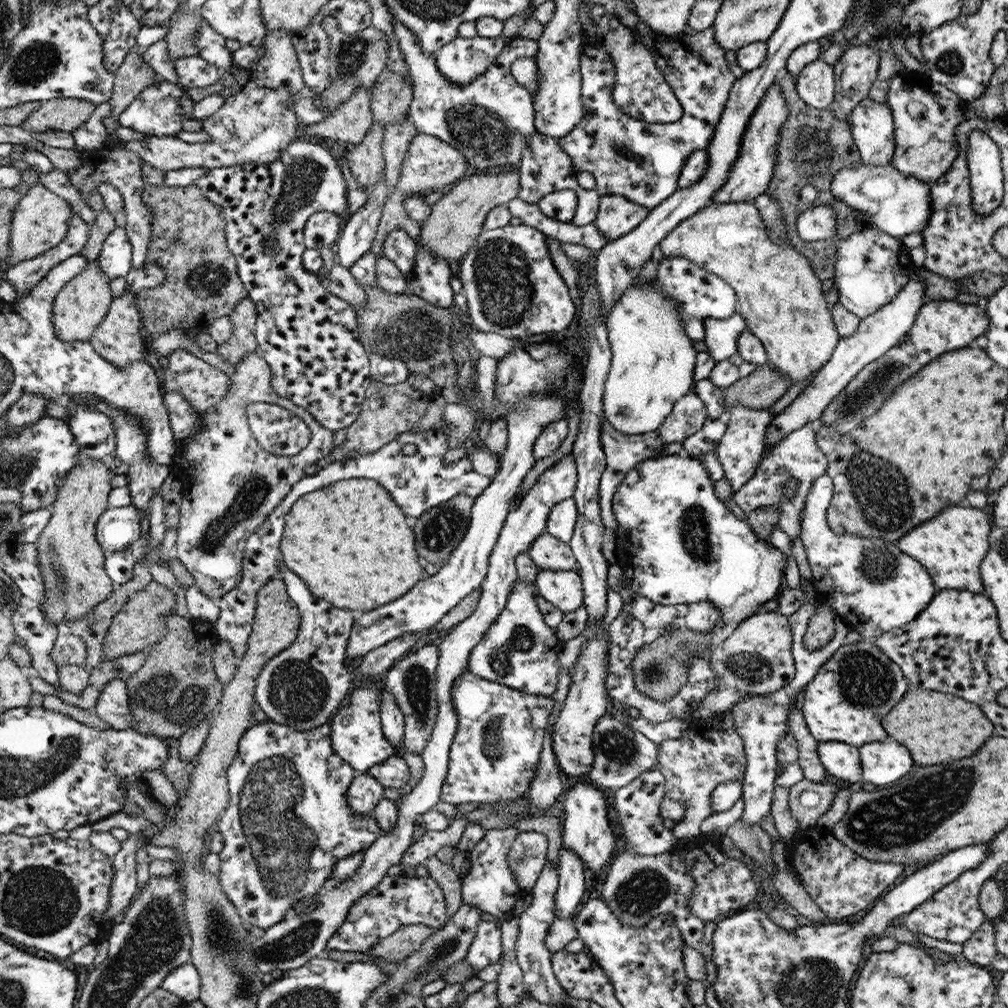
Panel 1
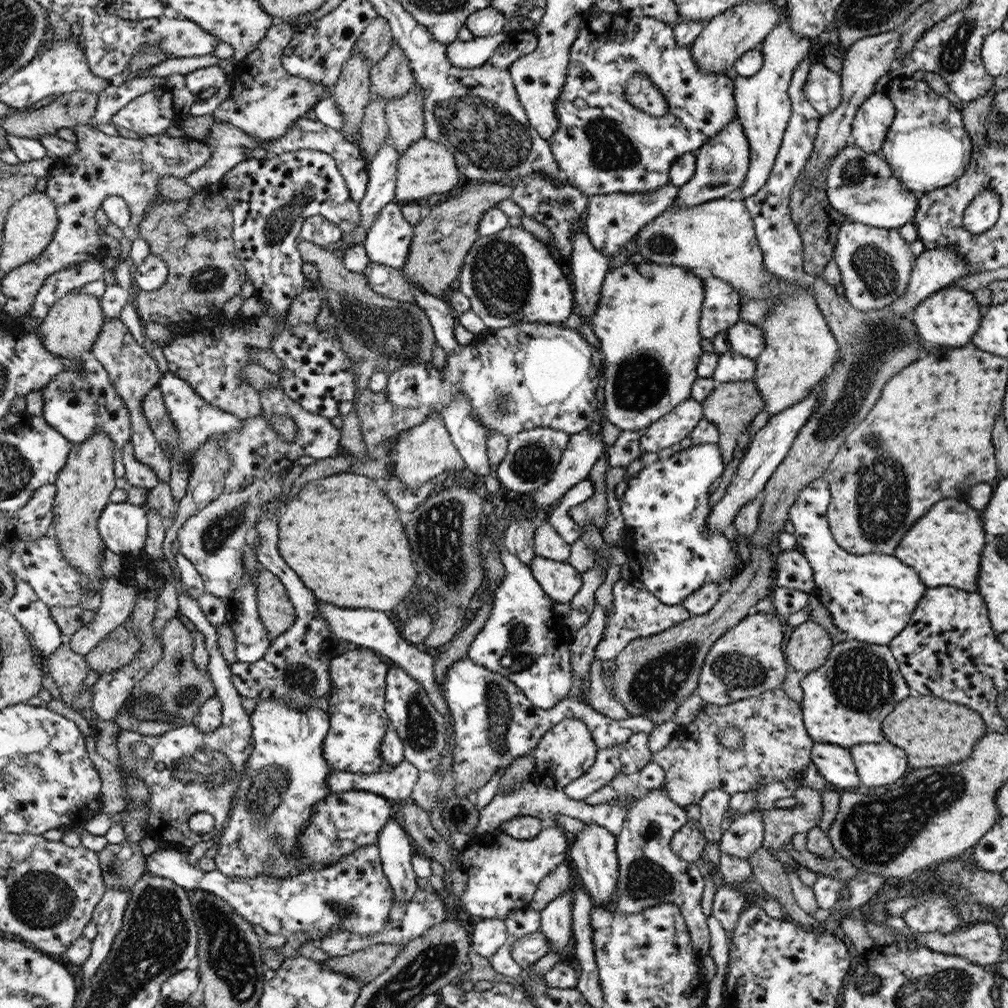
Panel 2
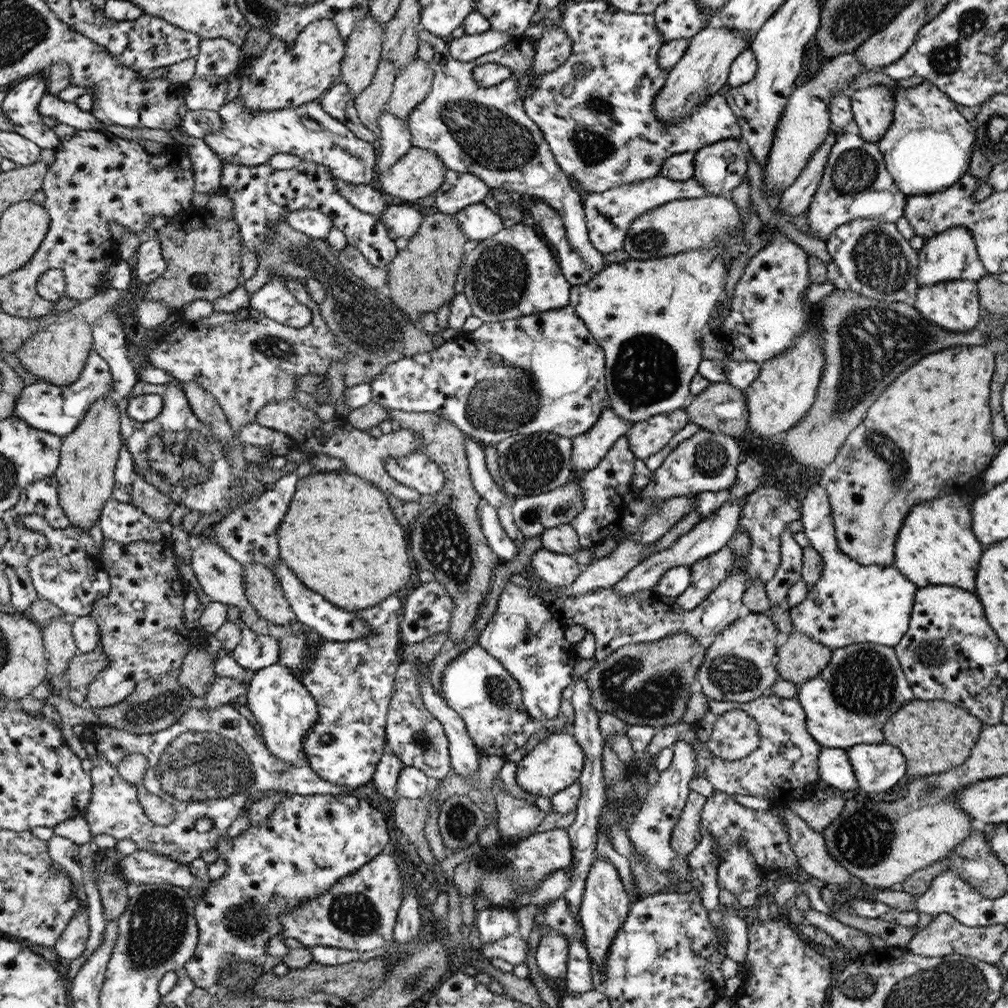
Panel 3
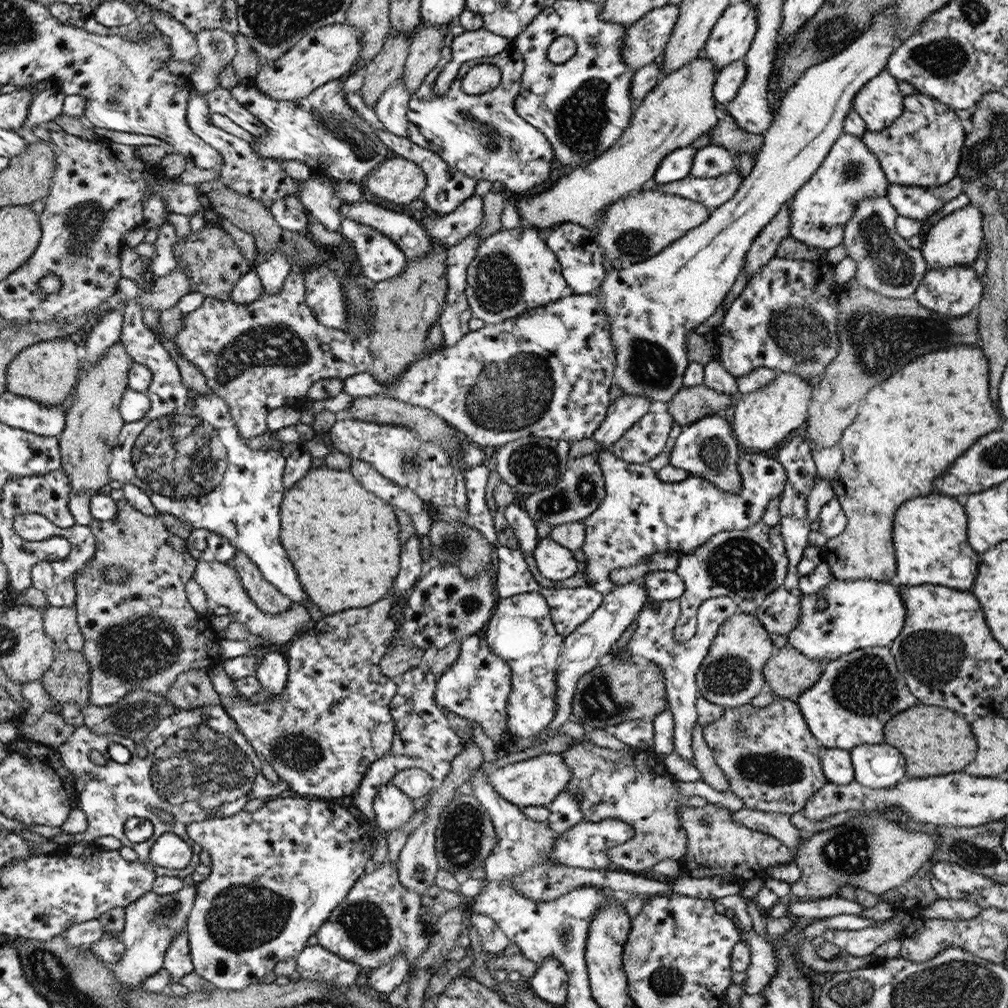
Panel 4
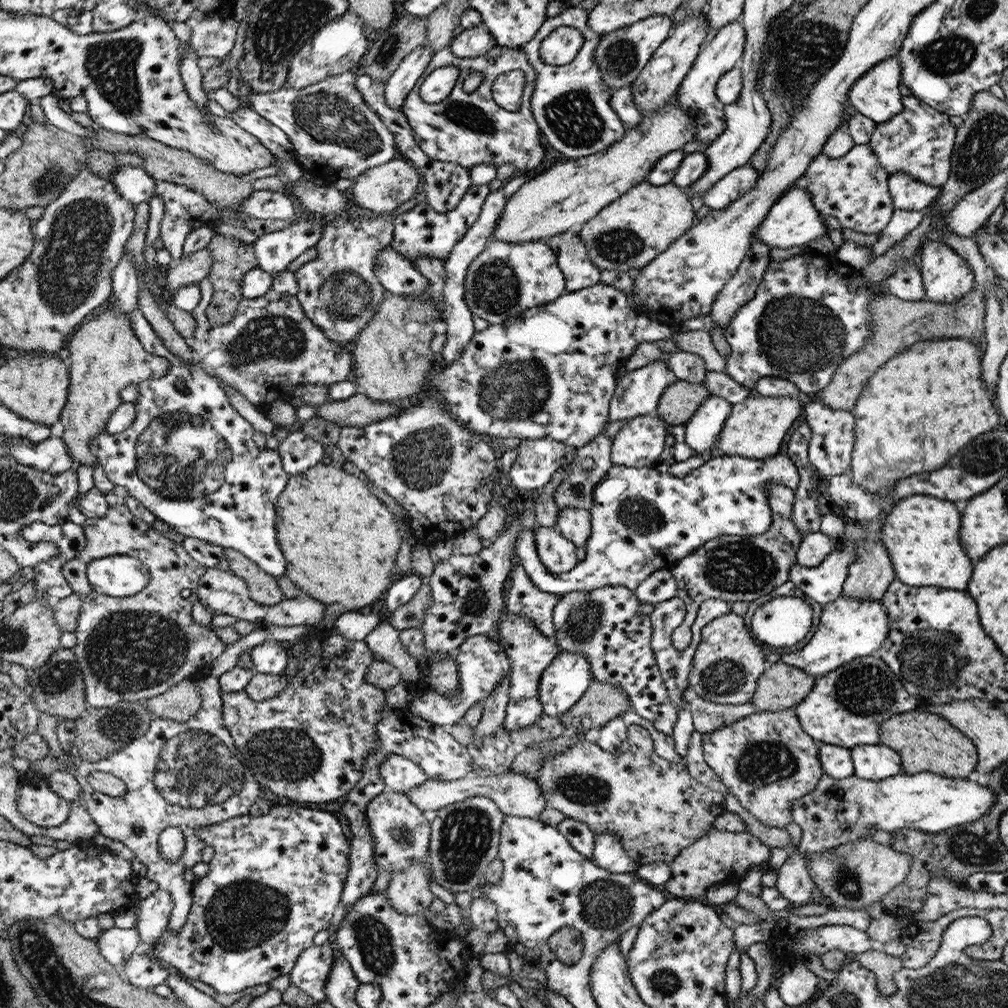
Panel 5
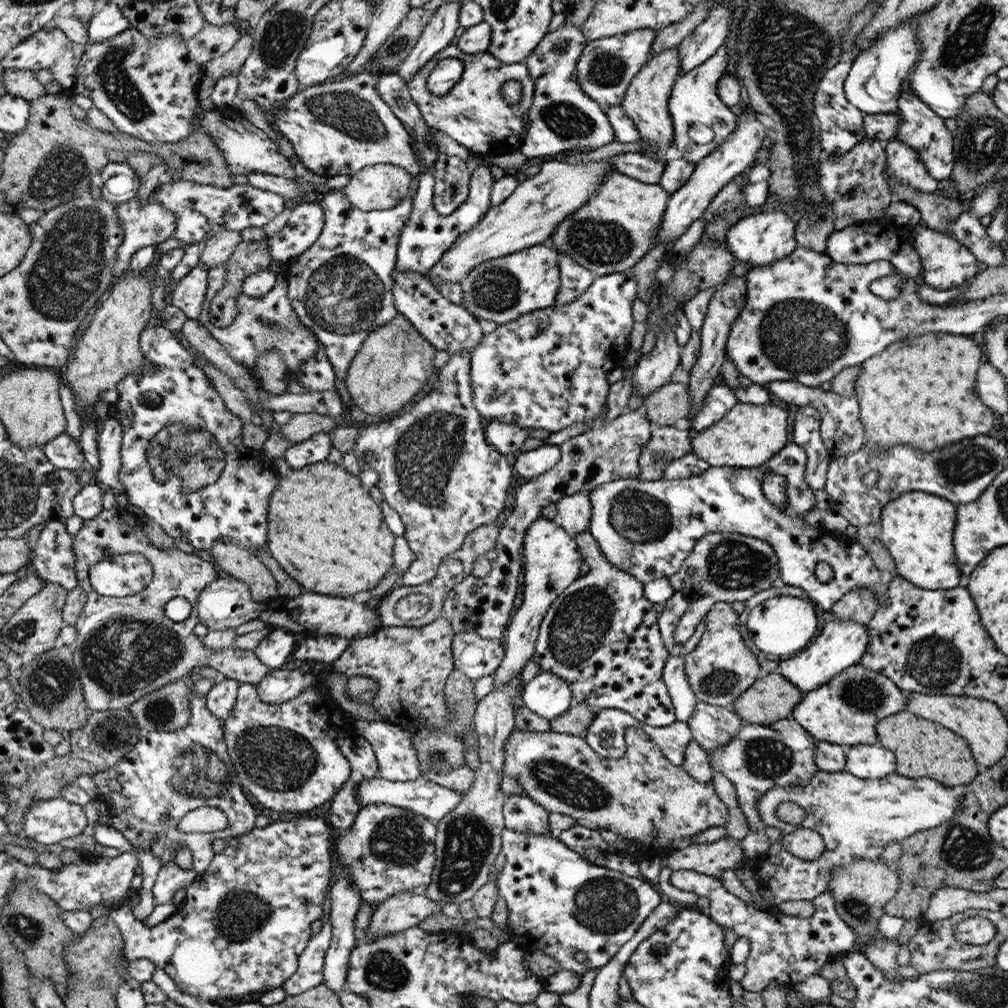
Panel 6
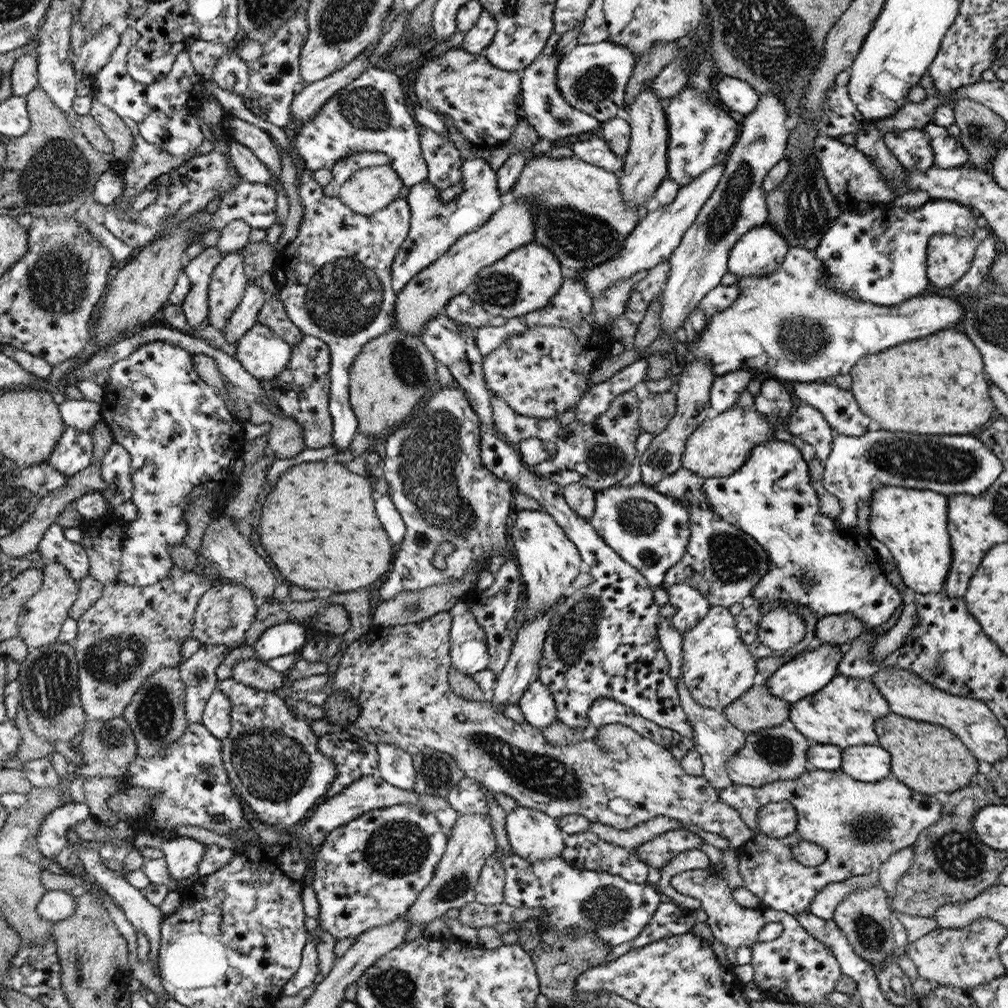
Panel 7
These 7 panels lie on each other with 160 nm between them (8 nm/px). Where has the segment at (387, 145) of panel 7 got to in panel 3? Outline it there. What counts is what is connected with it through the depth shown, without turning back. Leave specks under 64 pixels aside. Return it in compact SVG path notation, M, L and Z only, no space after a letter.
M240 94L218 111L224 122L222 130L208 134L204 142L219 156L220 162L230 164L262 165L276 154L292 154L301 160L311 160L333 170L337 180L352 186L375 184L377 147L361 140L352 130L330 116L322 108L321 100L295 109L250 114L242 106Z

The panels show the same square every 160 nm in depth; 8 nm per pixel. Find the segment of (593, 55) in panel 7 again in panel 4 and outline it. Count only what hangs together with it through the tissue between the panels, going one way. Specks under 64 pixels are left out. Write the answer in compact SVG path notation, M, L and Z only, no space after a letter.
M668 4L654 8L629 25L625 47L621 50L623 62L637 71L659 58L669 41L678 15L679 5Z

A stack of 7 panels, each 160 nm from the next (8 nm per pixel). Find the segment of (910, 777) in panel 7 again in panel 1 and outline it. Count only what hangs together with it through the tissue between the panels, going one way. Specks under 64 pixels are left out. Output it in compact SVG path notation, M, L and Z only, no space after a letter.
M909 690L892 708L882 726L886 732L904 744L914 762L922 766L954 762L972 756L982 744L994 736L993 723L981 708L968 700L934 690Z

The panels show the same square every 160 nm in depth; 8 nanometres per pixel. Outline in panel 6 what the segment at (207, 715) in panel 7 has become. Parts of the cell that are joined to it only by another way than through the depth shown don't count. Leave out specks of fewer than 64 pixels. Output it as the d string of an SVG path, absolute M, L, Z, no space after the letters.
M221 678L207 692L206 699L210 711L218 721L224 722L233 711L240 682L233 678Z

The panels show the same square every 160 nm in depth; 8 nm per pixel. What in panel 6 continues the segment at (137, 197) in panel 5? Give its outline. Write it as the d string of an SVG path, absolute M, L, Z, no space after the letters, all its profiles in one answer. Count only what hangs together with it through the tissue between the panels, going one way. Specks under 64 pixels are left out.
M109 162L98 178L102 198L113 203L123 203L136 197L140 190L140 179L127 162Z

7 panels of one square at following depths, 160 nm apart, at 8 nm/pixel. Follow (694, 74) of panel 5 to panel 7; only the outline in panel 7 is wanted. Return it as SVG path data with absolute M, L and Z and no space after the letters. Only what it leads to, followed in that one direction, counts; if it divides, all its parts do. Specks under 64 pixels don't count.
M689 84L665 105L668 131L670 131L667 178L679 186L688 185L695 177L727 160L739 136L738 123L728 110L721 108L717 102Z

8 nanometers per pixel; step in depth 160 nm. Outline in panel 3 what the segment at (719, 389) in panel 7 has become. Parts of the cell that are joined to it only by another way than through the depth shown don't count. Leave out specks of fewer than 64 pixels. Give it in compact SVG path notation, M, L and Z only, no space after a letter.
M700 428L695 435L673 447L660 468L653 471L651 481L640 491L640 498L651 505L688 493L729 490L737 479L740 454L743 453L738 438Z

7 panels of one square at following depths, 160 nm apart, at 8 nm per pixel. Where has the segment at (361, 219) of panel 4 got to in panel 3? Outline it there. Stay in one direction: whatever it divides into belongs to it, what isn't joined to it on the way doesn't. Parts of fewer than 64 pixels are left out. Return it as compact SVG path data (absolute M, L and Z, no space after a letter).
M388 204L381 214L381 220L387 230L393 232L394 237L406 243L420 228L424 214L423 209L417 204Z

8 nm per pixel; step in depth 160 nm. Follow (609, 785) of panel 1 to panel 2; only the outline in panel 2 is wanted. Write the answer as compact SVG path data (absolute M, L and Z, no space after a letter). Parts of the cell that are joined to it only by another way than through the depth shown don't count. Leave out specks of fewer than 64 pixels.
M644 733L636 734L630 736L626 742L598 749L594 764L586 773L566 785L563 791L572 800L585 800L617 774L635 778L650 762L649 736Z

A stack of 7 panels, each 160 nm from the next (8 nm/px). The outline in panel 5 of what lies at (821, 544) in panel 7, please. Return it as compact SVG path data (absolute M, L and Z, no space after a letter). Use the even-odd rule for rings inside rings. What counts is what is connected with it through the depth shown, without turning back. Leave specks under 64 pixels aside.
M777 453L760 460L744 456L714 455L689 475L675 477L661 473L653 467L628 468L614 464L593 490L591 535L586 541L586 557L574 568L562 574L552 574L541 562L535 551L533 530L523 526L516 547L516 559L525 568L530 581L543 592L564 595L568 592L592 592L596 588L620 585L632 592L653 572L671 570L679 560L694 552L705 542L724 535L753 536L766 532L772 524L771 505L767 488L786 485L793 491L799 485L800 475L787 454ZM839 543L819 568L806 568L794 563L789 570L789 581L822 607L837 600L843 592L848 565L857 556L854 547Z

